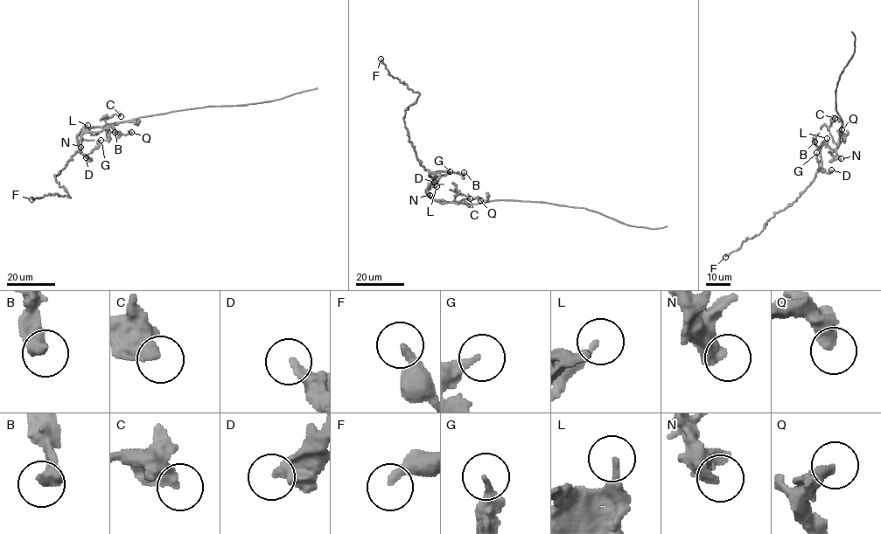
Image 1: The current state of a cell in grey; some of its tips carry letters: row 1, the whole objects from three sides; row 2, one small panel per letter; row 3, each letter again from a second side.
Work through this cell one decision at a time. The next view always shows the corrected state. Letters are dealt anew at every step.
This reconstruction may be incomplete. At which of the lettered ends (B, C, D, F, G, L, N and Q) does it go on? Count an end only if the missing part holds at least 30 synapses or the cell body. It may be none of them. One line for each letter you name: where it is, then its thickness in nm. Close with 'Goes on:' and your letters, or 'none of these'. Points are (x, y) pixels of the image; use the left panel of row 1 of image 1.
Goes on: none of these

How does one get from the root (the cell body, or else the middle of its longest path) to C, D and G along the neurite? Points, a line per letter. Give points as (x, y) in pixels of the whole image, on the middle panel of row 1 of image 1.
C: (451, 202), (459, 192), (456, 190), (470, 198)
D: (451, 202), (433, 200), (426, 192), (431, 181), (430, 173), (439, 174), (434, 182)
G: (451, 202), (435, 201), (426, 192), (431, 181), (430, 173), (450, 171)

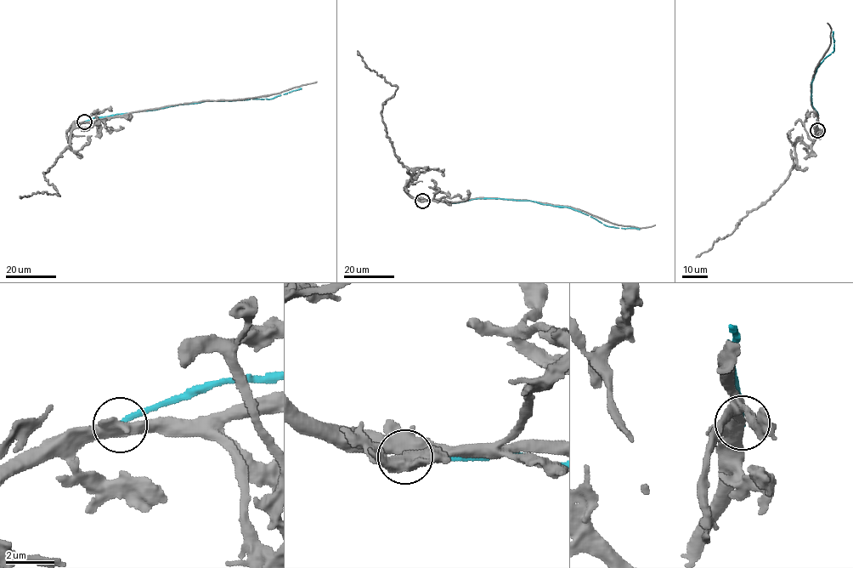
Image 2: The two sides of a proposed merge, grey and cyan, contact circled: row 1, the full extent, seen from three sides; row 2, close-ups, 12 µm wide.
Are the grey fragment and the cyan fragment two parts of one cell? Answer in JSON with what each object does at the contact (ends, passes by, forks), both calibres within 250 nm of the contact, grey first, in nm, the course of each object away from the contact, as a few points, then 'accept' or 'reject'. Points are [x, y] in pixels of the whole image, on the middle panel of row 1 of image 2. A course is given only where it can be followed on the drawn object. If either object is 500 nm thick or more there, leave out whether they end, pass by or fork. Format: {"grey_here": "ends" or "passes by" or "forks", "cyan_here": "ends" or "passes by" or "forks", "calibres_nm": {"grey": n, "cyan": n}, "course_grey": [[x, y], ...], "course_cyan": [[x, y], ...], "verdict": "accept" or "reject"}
{"calibres_nm": {"grey": 550, "cyan": 200}, "course_grey": [[421, 200], [523, 200], [573, 207], [618, 224], [641, 228], [654, 224]], "course_cyan": [[421, 200], [453, 203], [477, 198], [534, 201], [570, 207], [607, 225], [640, 229]], "verdict": "reject"}

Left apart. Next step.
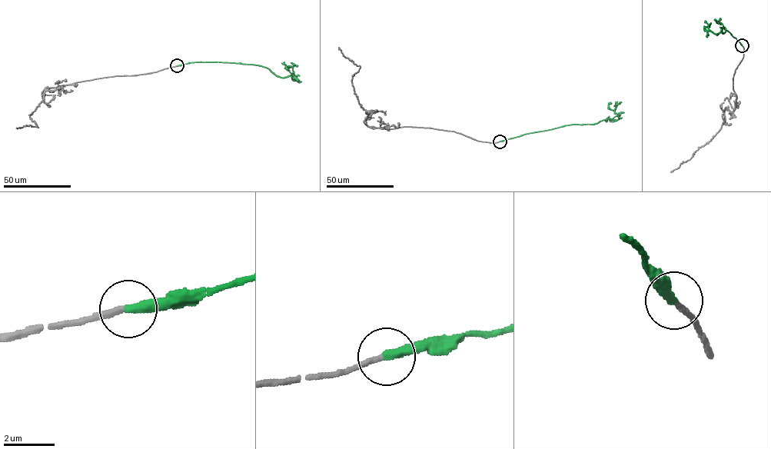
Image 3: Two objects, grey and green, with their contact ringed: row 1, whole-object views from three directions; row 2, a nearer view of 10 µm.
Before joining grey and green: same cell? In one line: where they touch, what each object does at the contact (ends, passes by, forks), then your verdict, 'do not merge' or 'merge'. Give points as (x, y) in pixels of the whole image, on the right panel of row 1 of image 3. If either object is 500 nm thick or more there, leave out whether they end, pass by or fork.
place (742, 45); grey ends; green ends; merge

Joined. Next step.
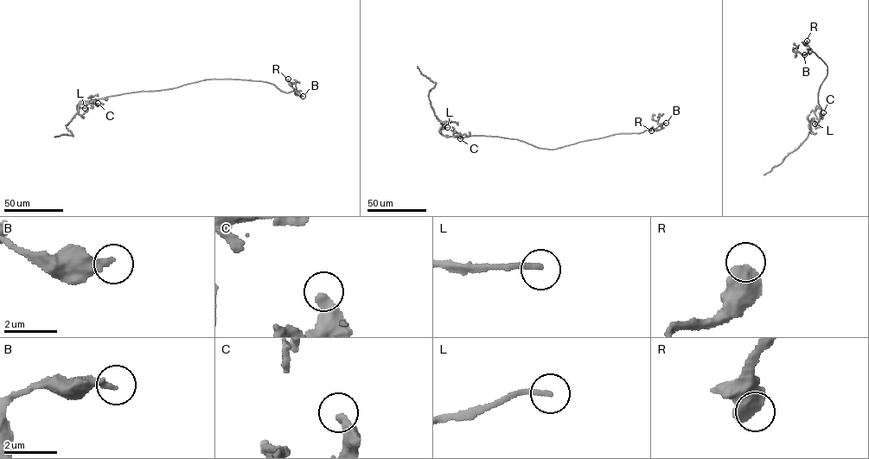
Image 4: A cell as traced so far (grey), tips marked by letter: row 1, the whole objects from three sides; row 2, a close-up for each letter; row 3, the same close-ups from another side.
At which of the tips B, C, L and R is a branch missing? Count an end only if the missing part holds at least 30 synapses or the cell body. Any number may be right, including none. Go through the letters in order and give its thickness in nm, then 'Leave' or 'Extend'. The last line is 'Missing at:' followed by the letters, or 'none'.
B: Thickness 300 nm. Leave
C: Thickness 340 nm. Leave
L: Thickness 220 nm. Extend
R: Thickness 550 nm. Leave
Missing at: L

